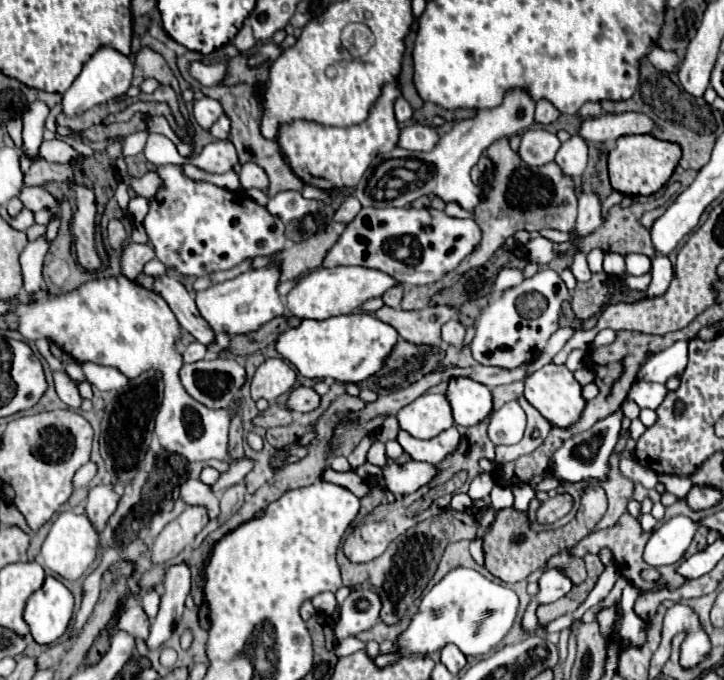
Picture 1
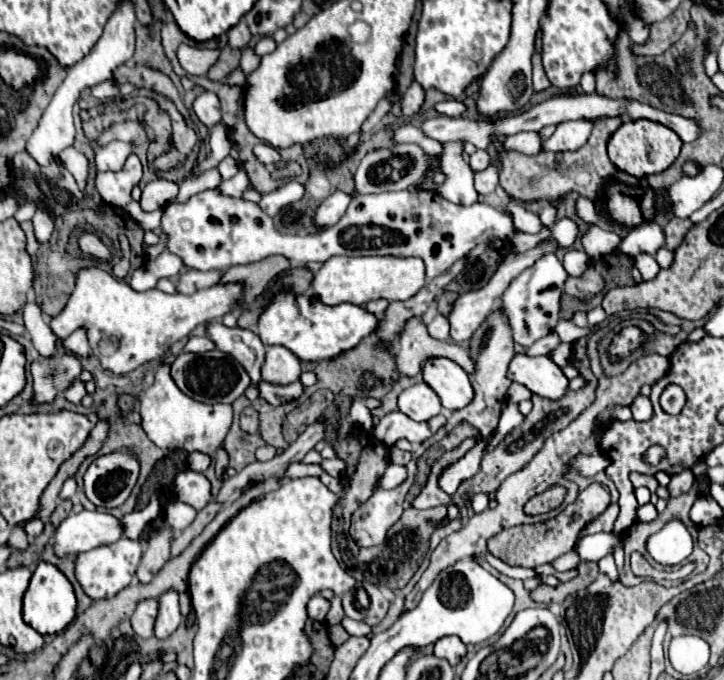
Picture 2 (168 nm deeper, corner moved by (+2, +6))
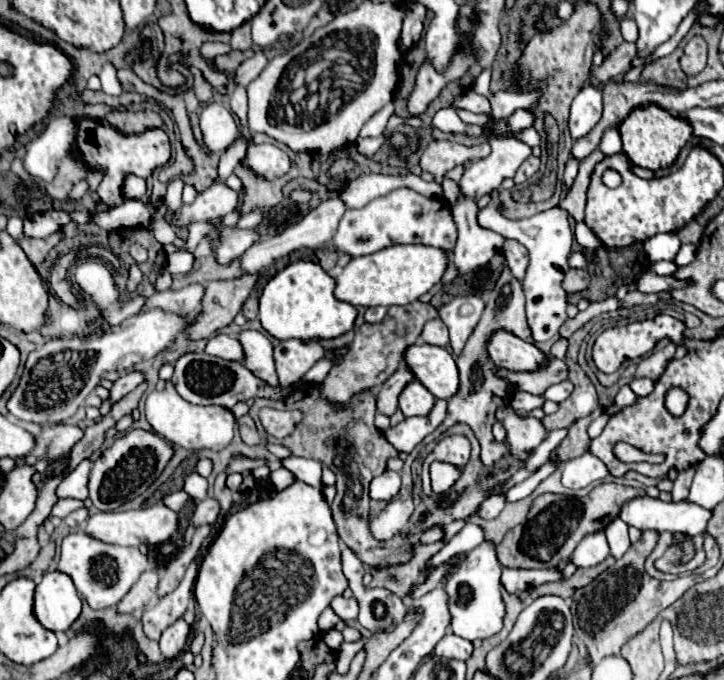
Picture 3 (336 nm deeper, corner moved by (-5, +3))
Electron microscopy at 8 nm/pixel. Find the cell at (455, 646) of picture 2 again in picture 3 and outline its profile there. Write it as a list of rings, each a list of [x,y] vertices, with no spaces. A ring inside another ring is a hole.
[[[447,632],[435,646],[435,654],[445,656],[445,658],[467,660],[471,652],[473,652],[473,644],[469,640],[463,640],[461,636],[455,636],[453,632]]]

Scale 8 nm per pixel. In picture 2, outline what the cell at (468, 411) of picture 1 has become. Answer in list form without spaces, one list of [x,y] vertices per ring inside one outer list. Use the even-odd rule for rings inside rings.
[[[438,357],[428,359],[422,367],[424,381],[436,391],[442,401],[442,407],[448,411],[464,409],[464,405],[472,403],[474,389],[470,383],[470,375],[454,361]]]

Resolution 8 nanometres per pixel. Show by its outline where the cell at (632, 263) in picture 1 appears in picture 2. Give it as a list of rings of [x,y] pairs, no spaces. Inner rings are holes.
[[[640,253],[640,255],[634,259],[634,265],[638,267],[638,271],[640,271],[640,275],[642,275],[642,279],[644,279],[644,281],[654,279],[654,277],[656,277],[656,273],[660,271],[660,267],[658,267],[656,259],[654,259],[652,255],[648,255],[648,253]]]

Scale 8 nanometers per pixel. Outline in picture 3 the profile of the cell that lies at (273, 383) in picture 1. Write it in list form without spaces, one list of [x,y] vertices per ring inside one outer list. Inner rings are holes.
[[[283,340],[275,346],[275,368],[281,386],[293,386],[299,382],[305,372],[321,360],[325,354],[323,346],[315,340],[311,344],[303,344],[303,340]]]

